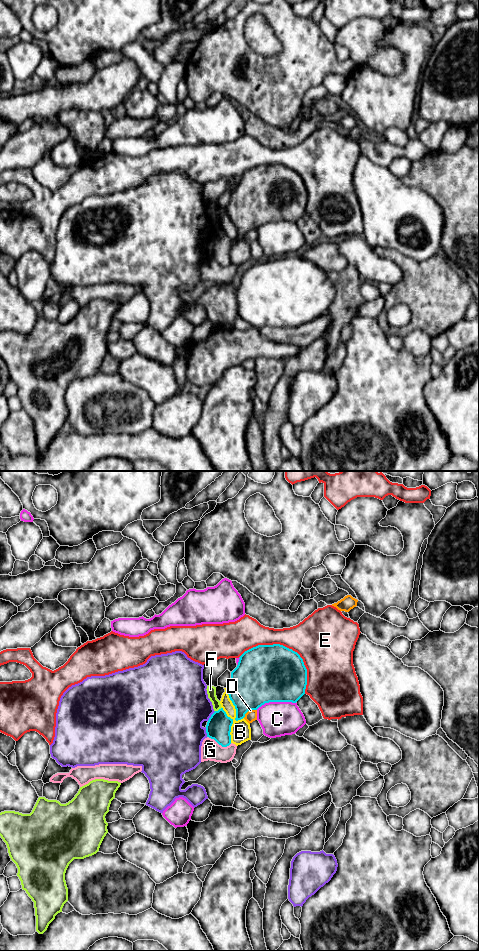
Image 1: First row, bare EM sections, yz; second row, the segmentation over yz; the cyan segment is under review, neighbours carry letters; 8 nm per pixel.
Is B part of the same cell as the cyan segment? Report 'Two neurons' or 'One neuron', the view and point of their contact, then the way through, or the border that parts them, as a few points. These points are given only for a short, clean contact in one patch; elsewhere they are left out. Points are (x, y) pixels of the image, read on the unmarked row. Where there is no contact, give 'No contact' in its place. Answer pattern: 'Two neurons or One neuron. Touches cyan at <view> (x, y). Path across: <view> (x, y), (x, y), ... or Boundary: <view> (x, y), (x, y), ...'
Two neurons. Touches cyan at yz (236, 235). Boundary: yz (225, 208), (235, 229), (235, 238), (230, 252), (231, 262)

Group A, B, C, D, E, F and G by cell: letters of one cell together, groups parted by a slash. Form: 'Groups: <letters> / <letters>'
Groups: A / B / C / D / E / F / G

